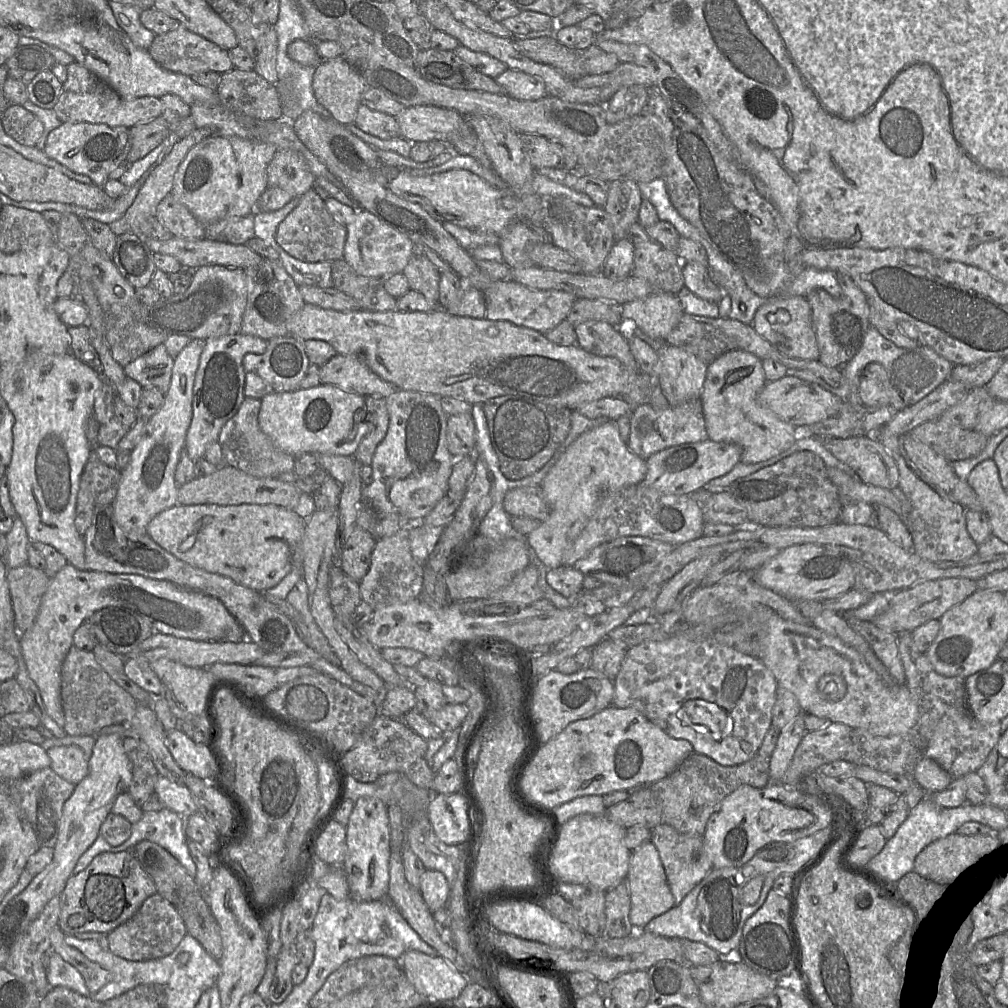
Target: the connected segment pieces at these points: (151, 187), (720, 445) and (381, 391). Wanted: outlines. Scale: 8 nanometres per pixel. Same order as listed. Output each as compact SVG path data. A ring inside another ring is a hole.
M195 128L188 136L182 139L178 139L172 146L170 152L161 160L160 164L156 165L151 170L149 176L140 188L135 200L127 209L124 216L120 220L109 225L111 230L116 235L125 232L139 233L141 223L143 223L147 218L154 216L159 203L164 197L171 193L175 173L177 172L179 165L184 160L188 151L199 141L212 134L217 133L213 130L202 130L199 128Z
M705 440L673 446L646 459L647 472L641 484L664 494L688 495L730 472L741 462L741 456L742 448L732 443Z
M334 355L320 367L320 383L362 396L387 398L398 388L372 372L358 355Z

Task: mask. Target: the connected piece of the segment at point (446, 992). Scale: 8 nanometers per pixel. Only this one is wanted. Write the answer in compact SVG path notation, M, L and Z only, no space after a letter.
M417 950L405 952L401 968L416 991L431 1001L452 1001L470 980L441 956L430 956Z

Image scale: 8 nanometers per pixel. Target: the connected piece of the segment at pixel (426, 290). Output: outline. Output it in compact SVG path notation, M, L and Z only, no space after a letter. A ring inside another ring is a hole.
M414 254L402 274L410 289L420 292L429 301L438 303L440 272L426 257Z

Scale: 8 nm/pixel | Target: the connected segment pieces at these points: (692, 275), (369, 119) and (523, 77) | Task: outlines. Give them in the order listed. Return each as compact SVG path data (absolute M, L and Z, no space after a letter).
M699 262L682 264L684 285L696 296L706 301L719 304L723 297L723 290L713 284L708 276L708 265Z
M359 105L355 122L362 131L382 139L400 137L400 128L395 117Z
M506 69L494 78L505 89L506 95L521 101L535 101L546 96L543 81L536 76L518 70Z

